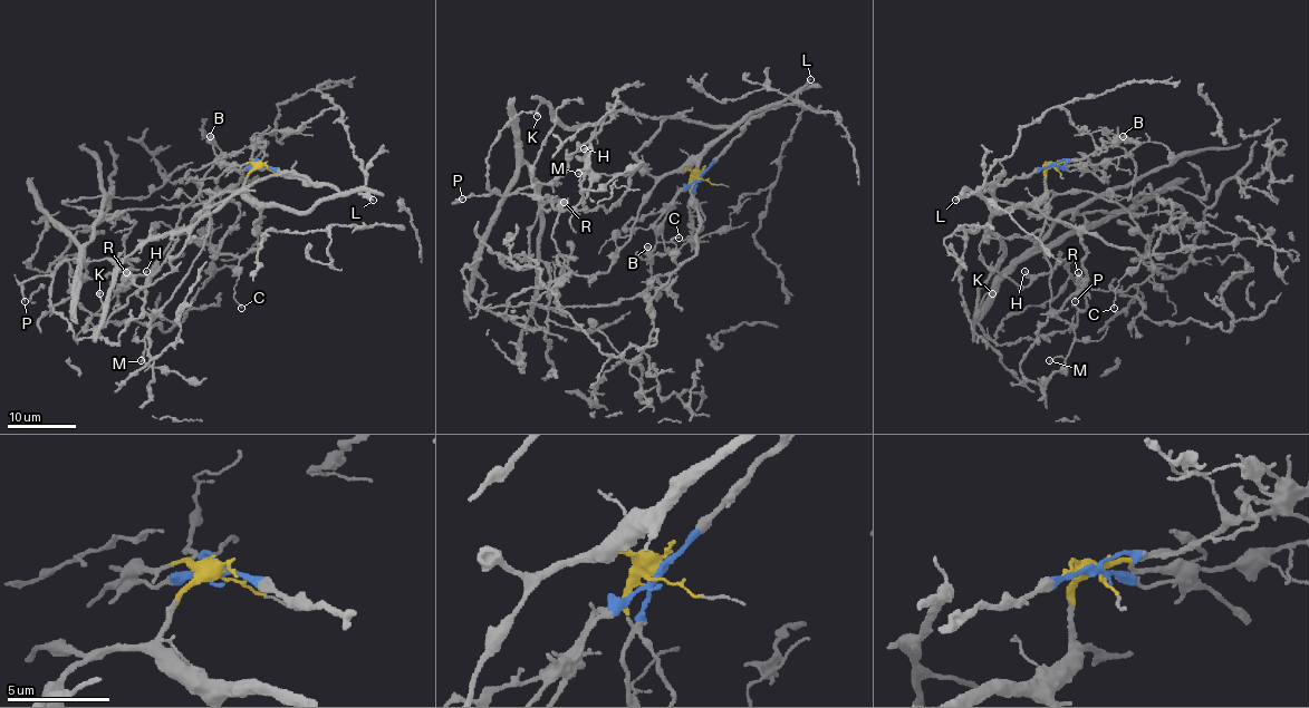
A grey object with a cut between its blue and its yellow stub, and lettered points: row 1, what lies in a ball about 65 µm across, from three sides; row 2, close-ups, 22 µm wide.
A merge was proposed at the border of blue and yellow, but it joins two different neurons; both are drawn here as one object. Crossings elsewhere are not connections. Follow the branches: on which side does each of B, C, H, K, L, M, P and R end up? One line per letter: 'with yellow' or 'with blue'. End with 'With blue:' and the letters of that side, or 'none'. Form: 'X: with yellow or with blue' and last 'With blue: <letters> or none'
B: with yellow
C: with yellow
H: with blue
K: with blue
L: with blue
M: with yellow
P: with blue
R: with yellow
With blue: H, K, L, P

